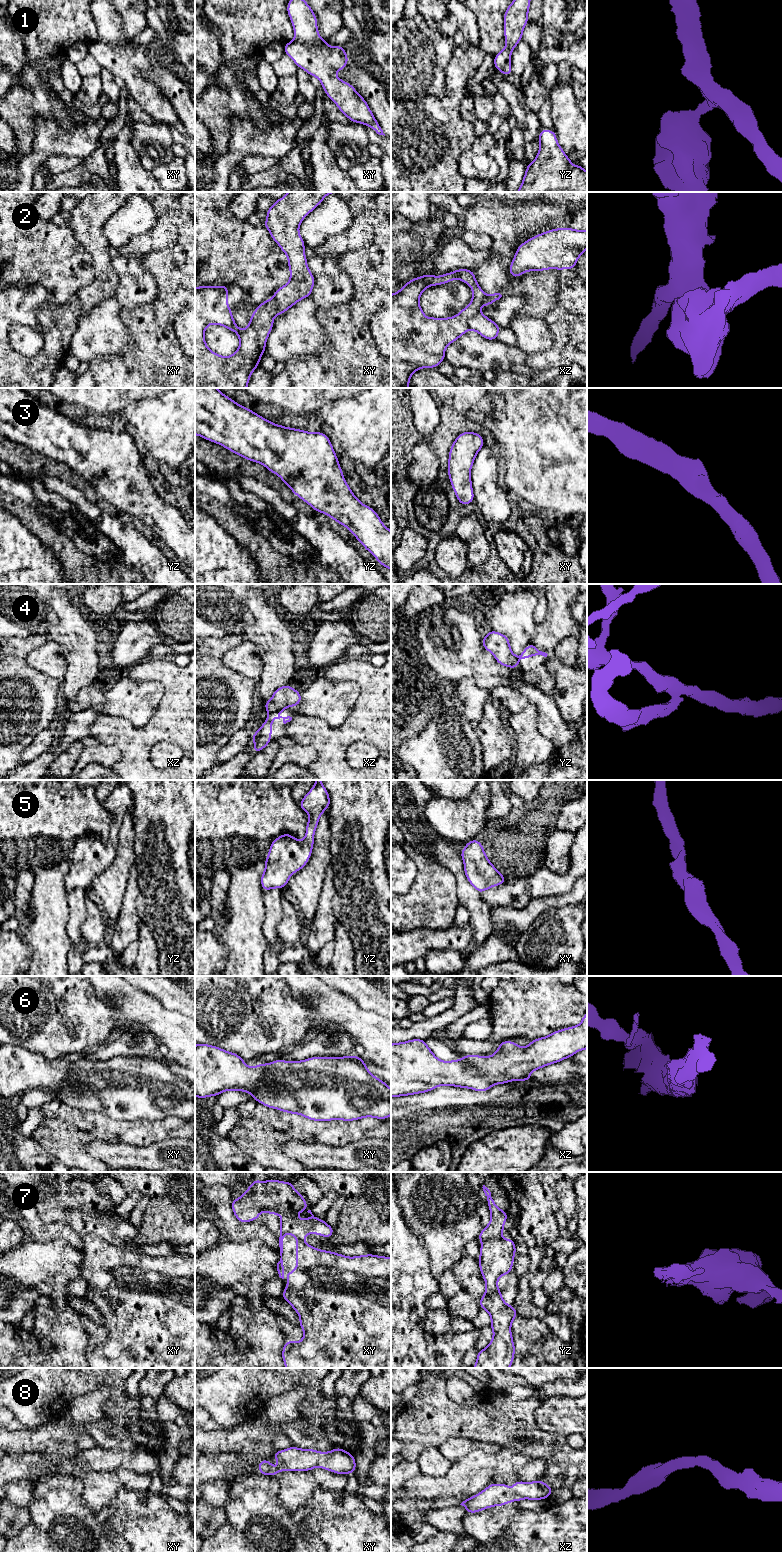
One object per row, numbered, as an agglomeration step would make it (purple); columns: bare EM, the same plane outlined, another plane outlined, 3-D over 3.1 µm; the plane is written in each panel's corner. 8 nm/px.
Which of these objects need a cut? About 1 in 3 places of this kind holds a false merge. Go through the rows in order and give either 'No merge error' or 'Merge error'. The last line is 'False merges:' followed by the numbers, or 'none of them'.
1: No merge error
2: Merge error
3: No merge error
4: Merge error
5: No merge error
6: No merge error
7: Merge error
8: No merge error
False merges: 2, 4, 7

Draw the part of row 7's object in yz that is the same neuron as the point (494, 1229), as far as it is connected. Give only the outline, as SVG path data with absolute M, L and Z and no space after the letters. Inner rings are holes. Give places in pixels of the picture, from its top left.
M483 1185L482 1188L487 1199L491 1219L489 1224L480 1232L477 1239L481 1240L482 1242L486 1242L492 1238L499 1238L502 1236L504 1224L508 1218L508 1213L507 1211L502 1211L495 1204L490 1190L485 1185Z

